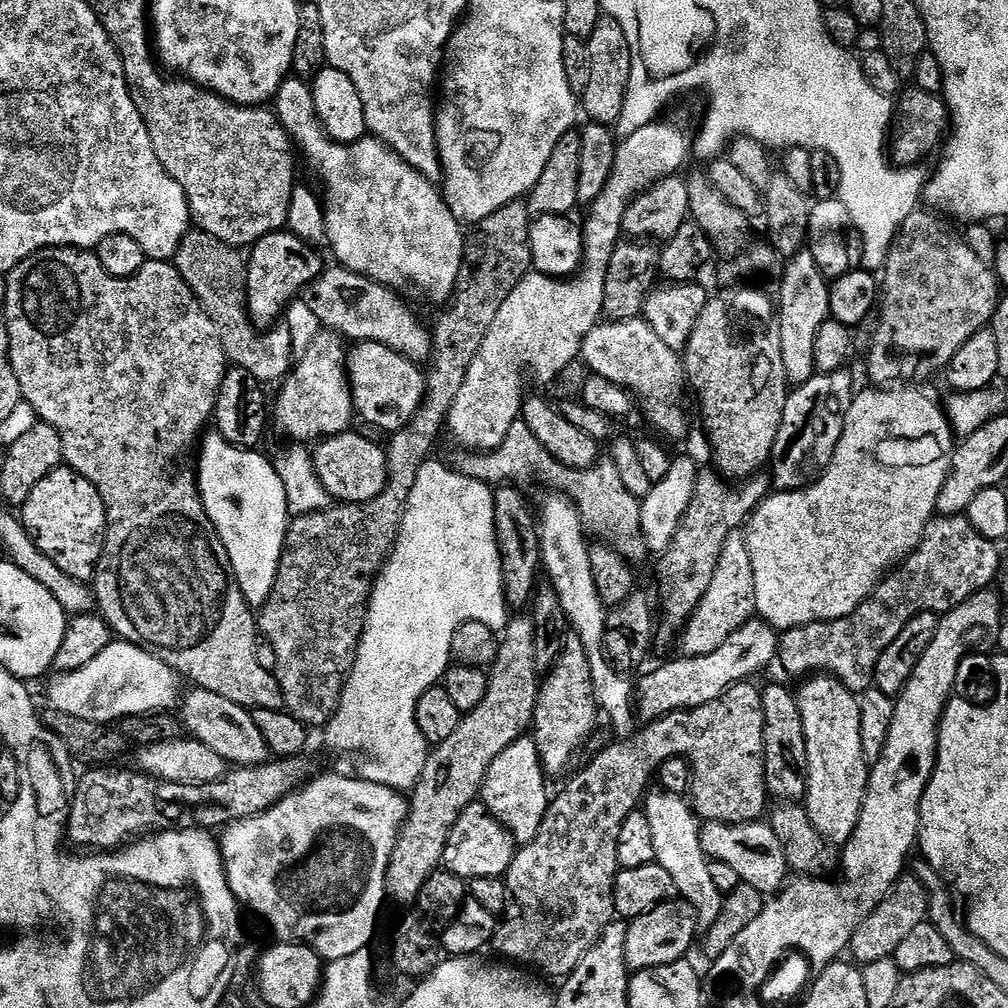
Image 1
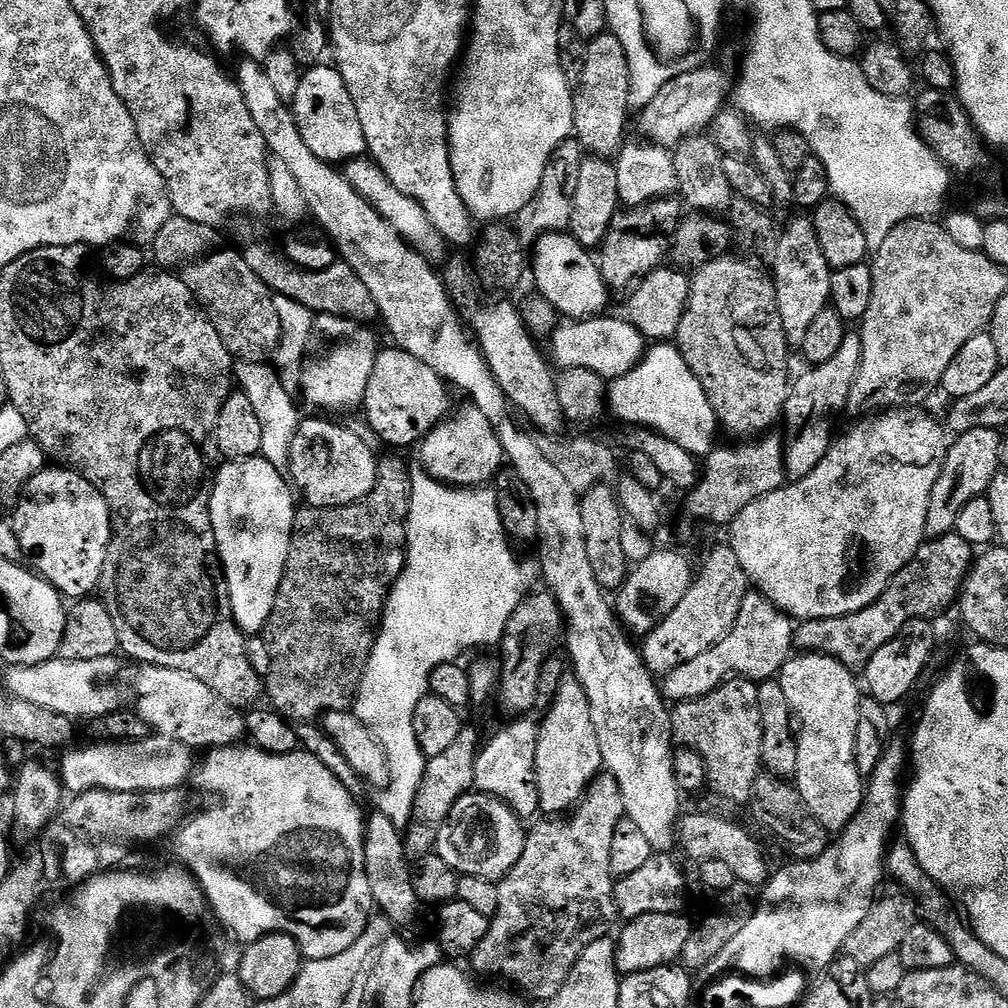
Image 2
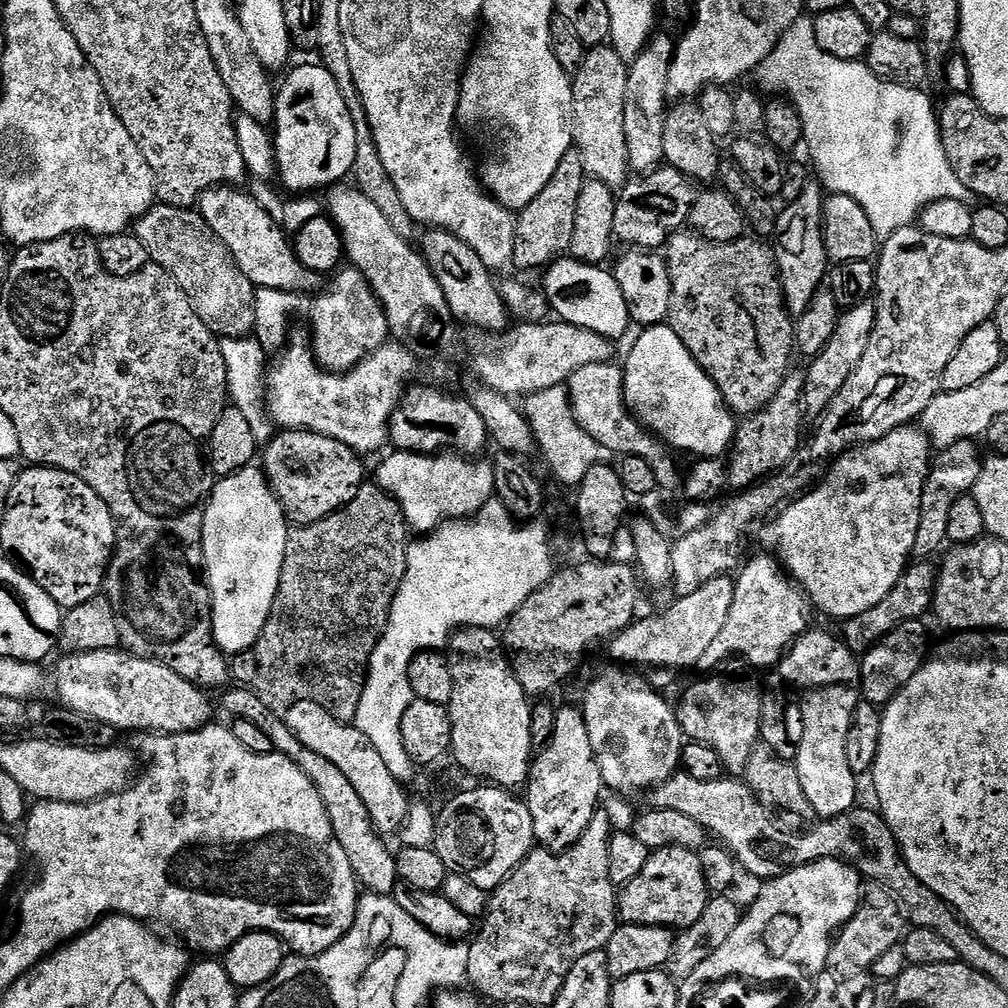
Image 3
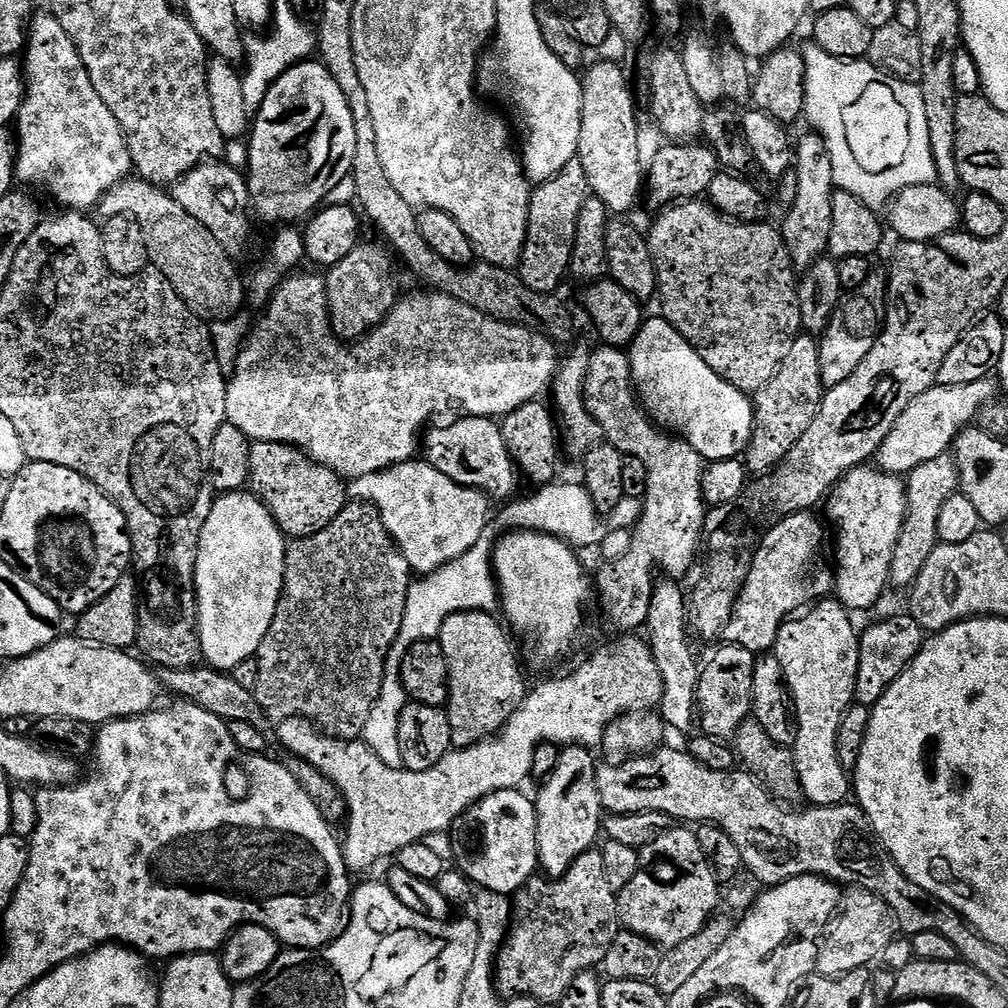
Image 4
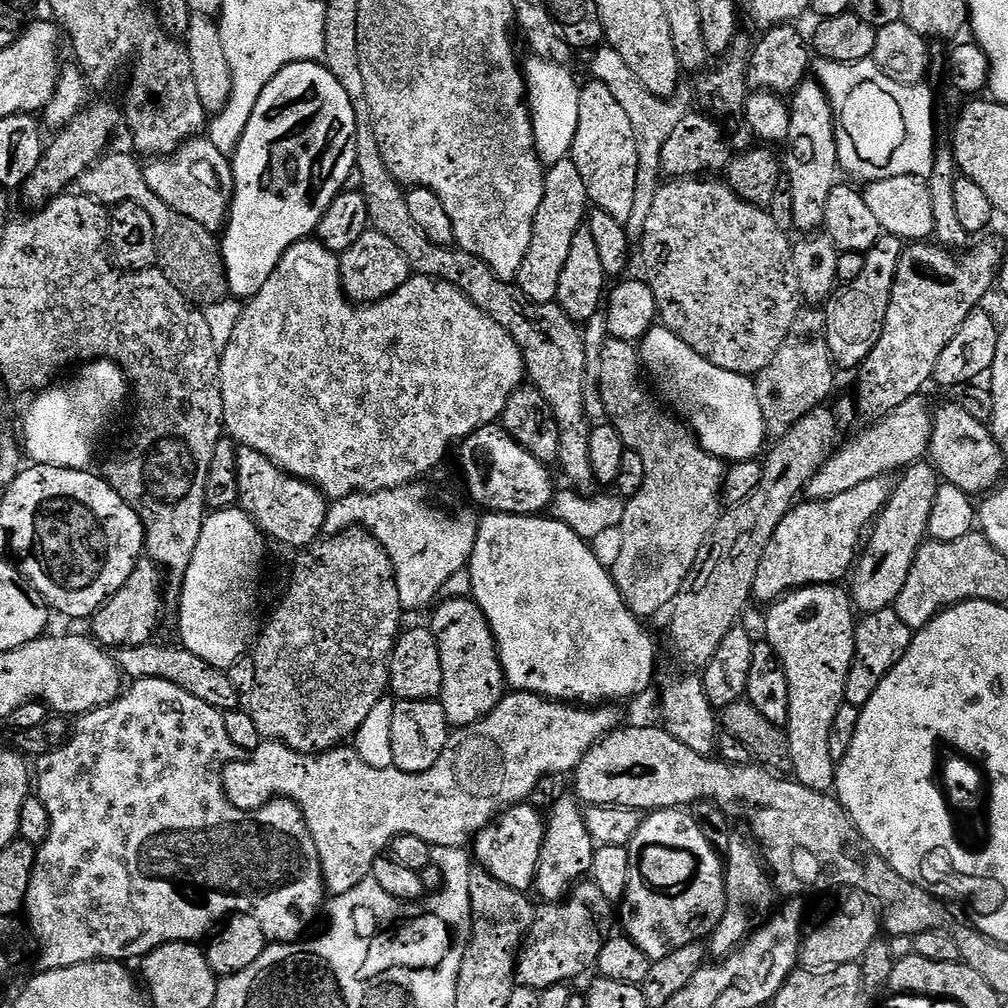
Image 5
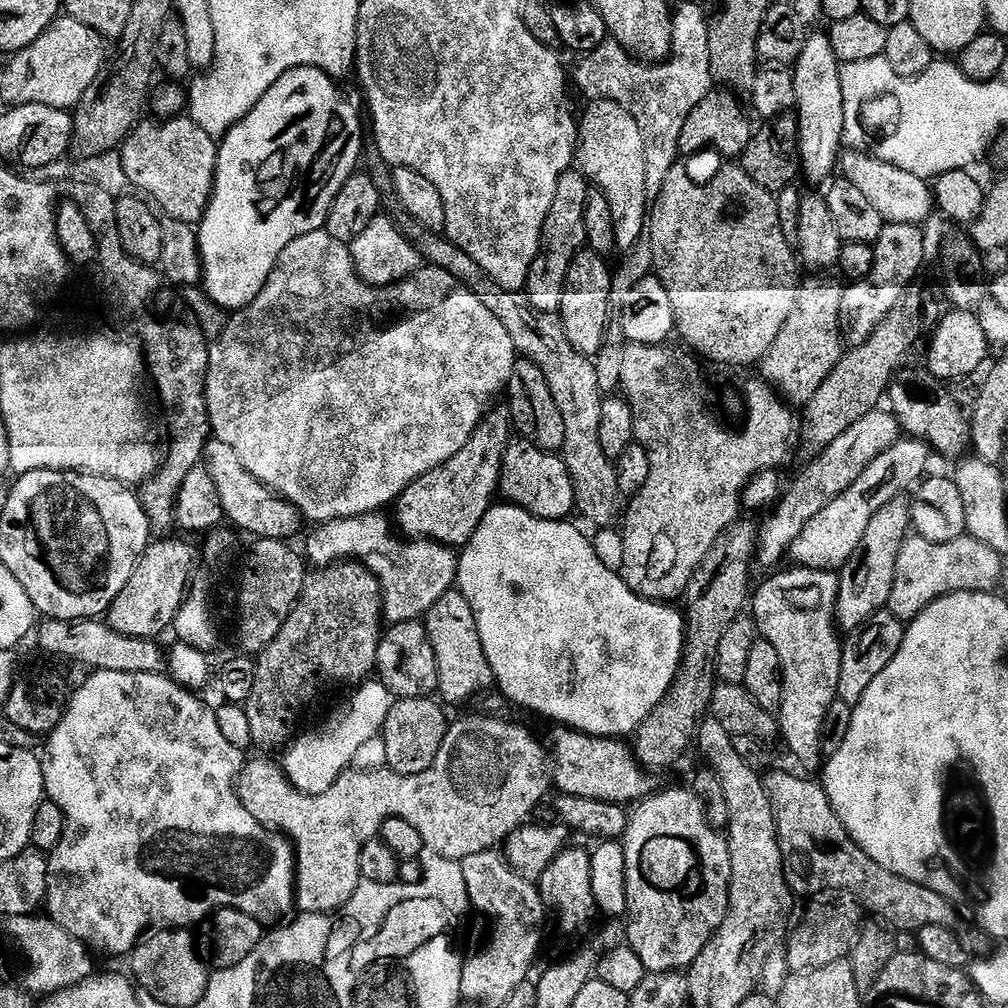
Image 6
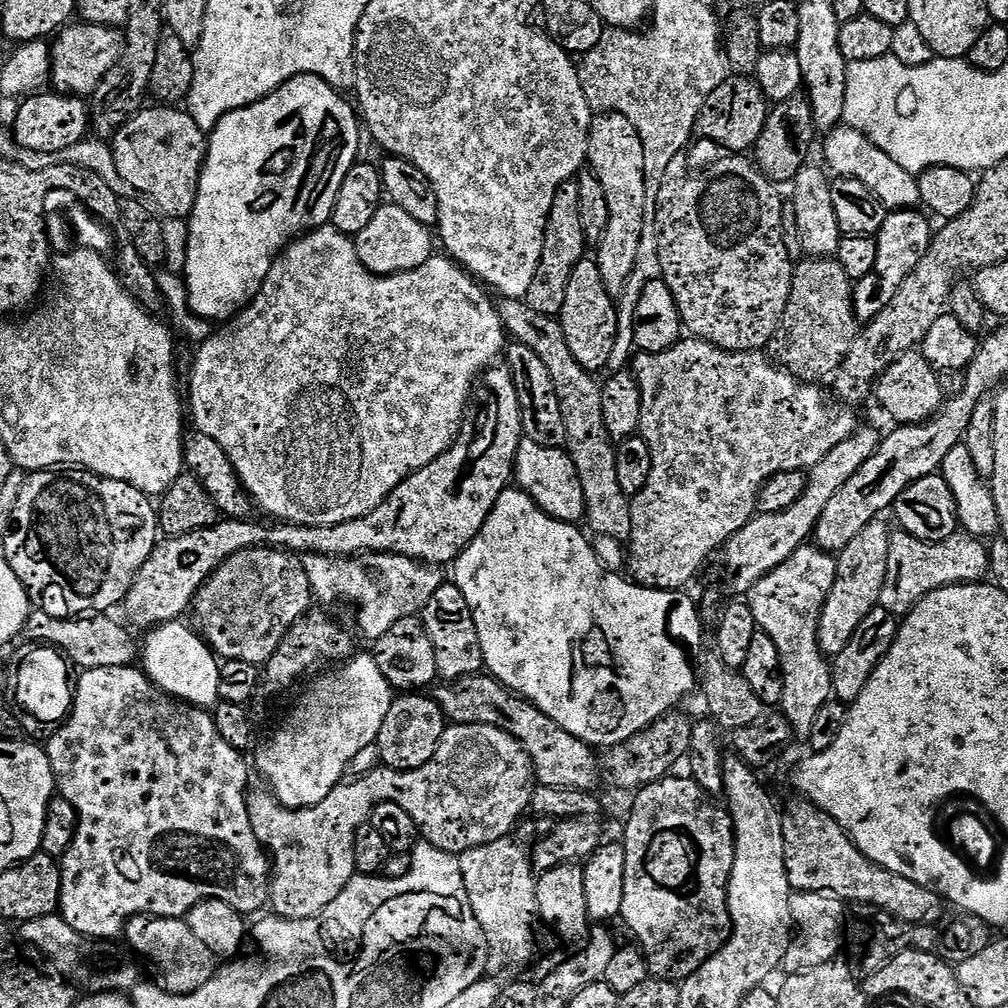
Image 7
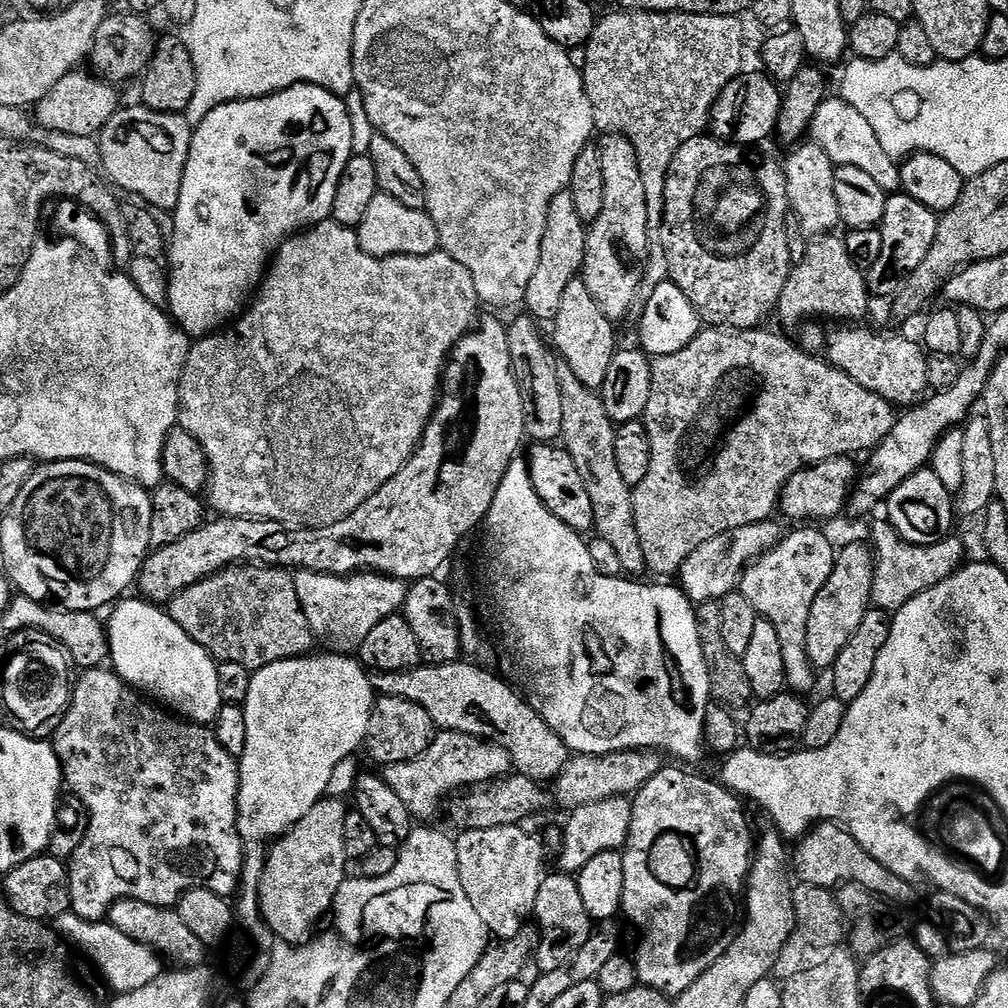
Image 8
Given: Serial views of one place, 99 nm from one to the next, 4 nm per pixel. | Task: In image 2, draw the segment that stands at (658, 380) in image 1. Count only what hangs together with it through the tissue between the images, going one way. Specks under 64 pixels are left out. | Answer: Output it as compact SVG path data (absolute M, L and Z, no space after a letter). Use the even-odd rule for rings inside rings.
M601 314L591 318L585 318L575 322L568 322L564 328L557 327L550 337L552 343L551 359L556 359L555 367L563 370L566 368L581 368L582 370L594 370L594 374L604 377L611 382L616 377L634 370L640 364L646 351L644 335L632 325L627 318L615 320L609 314Z

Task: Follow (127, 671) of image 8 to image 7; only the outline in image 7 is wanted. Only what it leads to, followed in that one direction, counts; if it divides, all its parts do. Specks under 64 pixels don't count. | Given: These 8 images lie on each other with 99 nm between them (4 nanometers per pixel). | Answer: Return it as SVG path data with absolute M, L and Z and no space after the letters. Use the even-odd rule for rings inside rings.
M173 622L151 629L147 633L148 641L142 644L142 668L148 679L169 696L193 708L212 710L220 700L221 661L207 643L189 628L184 622Z

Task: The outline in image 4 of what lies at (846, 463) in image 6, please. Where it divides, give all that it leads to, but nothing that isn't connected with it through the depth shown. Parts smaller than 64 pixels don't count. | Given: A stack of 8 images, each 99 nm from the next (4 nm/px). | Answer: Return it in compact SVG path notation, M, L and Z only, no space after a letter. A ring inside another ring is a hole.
M992 378L966 382L966 386L936 384L930 390L918 394L918 398L914 398L914 402L902 410L898 422L894 422L890 434L877 450L875 463L881 472L907 474L922 462L930 462L930 458L945 455L955 445L956 435L975 421L978 410L982 410L986 402L997 399L997 396L998 384Z

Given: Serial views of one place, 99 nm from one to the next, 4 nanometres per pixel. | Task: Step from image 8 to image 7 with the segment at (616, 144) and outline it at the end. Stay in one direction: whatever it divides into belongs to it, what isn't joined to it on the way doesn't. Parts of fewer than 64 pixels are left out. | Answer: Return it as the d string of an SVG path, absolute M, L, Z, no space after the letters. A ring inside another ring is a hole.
M617 112L593 115L588 131L588 158L592 175L602 182L610 218L594 259L608 291L619 294L625 291L630 274L637 268L640 256L640 239L644 236L644 211L650 208L650 189L644 181L644 151L642 138L630 118Z

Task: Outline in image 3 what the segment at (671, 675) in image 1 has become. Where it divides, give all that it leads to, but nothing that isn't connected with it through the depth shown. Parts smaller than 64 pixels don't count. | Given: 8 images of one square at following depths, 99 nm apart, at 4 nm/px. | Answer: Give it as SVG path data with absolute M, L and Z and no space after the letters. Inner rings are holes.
M763 555L754 557L752 561L749 559L739 569L735 577L734 606L730 606L722 634L718 634L718 638L714 638L713 644L706 649L706 654L702 654L698 665L701 673L711 674L733 658L743 660L756 670L775 669L793 642L809 631L811 624L808 623L814 617L811 600L784 571L775 555Z

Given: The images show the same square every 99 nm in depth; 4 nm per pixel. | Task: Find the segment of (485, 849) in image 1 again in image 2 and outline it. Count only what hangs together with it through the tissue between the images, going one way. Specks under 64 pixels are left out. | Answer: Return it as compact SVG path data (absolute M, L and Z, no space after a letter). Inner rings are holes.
M473 790L454 802L454 810L450 810L442 830L438 830L434 854L460 876L477 876L499 882L518 858L522 858L526 828L520 824L523 824L521 817L510 806L498 798Z

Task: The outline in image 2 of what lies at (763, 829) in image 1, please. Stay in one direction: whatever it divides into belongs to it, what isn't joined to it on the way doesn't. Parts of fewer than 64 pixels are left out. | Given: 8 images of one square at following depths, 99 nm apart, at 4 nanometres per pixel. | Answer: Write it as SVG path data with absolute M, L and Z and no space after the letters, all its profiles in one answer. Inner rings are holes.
M708 812L681 815L678 821L678 848L693 862L717 860L730 865L741 885L763 885L770 875L768 856L764 853L763 846L740 825L730 820L723 820L720 816L711 816Z

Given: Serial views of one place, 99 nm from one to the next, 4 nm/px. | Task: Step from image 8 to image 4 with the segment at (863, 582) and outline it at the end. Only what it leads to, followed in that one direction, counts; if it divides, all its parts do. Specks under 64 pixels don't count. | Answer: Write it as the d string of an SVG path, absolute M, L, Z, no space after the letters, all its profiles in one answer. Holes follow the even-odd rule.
M945 454L938 458L930 458L930 462L922 462L913 472L907 473L908 512L904 516L902 532L898 534L898 542L894 546L889 581L893 585L907 589L922 574L922 566L934 554L938 538L938 510L946 502L946 498L957 495L960 486L960 475L956 469L956 461Z

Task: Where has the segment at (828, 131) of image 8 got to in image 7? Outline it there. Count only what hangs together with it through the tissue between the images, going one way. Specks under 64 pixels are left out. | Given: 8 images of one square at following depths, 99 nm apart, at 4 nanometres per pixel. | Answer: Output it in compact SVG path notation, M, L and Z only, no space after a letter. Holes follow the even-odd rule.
M837 126L827 133L824 144L824 156L828 159L827 167L833 168L836 176L849 176L878 198L885 210L912 210L920 204L920 181L913 173L902 170L890 154L878 150L863 132L847 126Z

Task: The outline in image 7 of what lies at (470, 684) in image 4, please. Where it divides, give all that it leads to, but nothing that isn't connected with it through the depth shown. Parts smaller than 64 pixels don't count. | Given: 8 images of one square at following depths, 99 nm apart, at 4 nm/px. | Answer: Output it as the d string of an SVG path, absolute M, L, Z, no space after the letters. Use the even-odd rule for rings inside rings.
M445 582L438 590L434 590L434 598L426 602L422 619L426 634L430 634L430 642L434 642L434 658L438 662L438 676L441 681L455 682L464 676L475 676L485 671L482 646L478 642L478 630L474 626L470 606L466 606L466 598L462 598L462 590L458 590L455 582Z

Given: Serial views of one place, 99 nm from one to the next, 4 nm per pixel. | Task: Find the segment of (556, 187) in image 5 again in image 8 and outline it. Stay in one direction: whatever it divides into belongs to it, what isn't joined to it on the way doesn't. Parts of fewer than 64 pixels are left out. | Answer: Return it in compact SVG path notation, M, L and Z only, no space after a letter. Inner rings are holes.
M567 190L558 193L554 202L550 202L546 214L546 234L542 234L542 250L538 254L538 267L530 277L530 286L526 286L523 307L533 320L555 321L562 303L562 294L566 294L566 286L570 286L570 282L574 282L581 275L587 241L586 226L582 218L578 218L574 198Z

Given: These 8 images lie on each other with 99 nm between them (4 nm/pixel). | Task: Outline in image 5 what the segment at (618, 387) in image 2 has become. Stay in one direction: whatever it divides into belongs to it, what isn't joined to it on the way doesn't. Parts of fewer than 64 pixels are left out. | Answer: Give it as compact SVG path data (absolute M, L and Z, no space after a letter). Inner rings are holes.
M653 326L645 334L644 339L639 341L638 347L643 371L650 377L654 388L654 383L656 383L655 391L662 397L663 403L691 428L698 443L710 455L725 462L735 462L757 459L765 451L764 415L762 406L758 406L758 390L753 377L734 374L730 370L722 370L718 366L706 362L706 358L702 358L702 354L690 350L690 346L686 346L686 342L682 342L682 338L678 338L678 334L674 334L663 326Z

